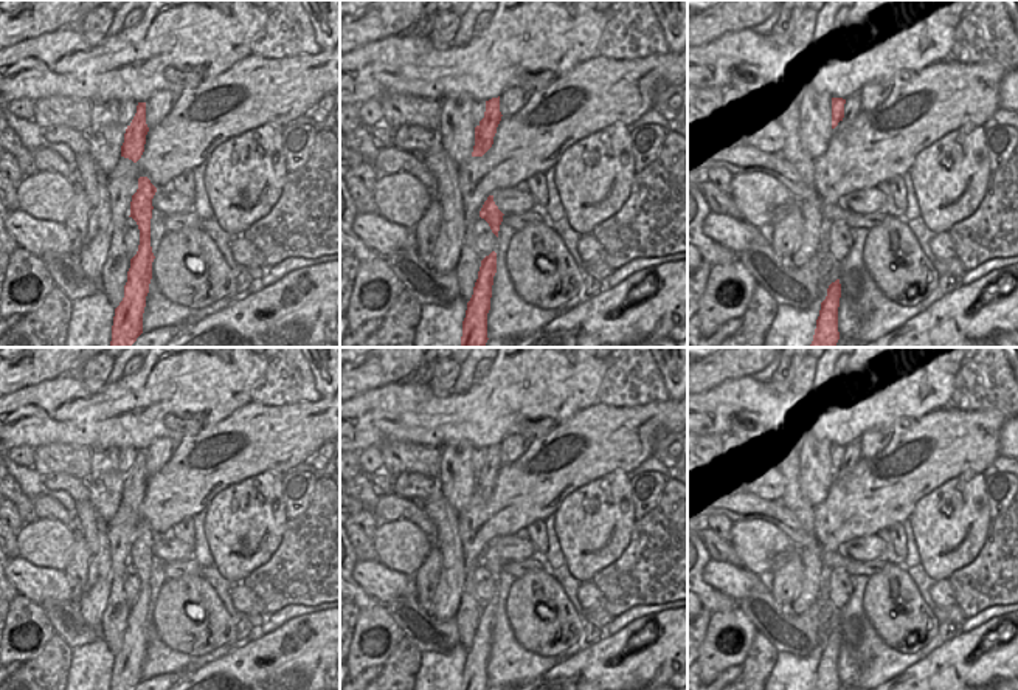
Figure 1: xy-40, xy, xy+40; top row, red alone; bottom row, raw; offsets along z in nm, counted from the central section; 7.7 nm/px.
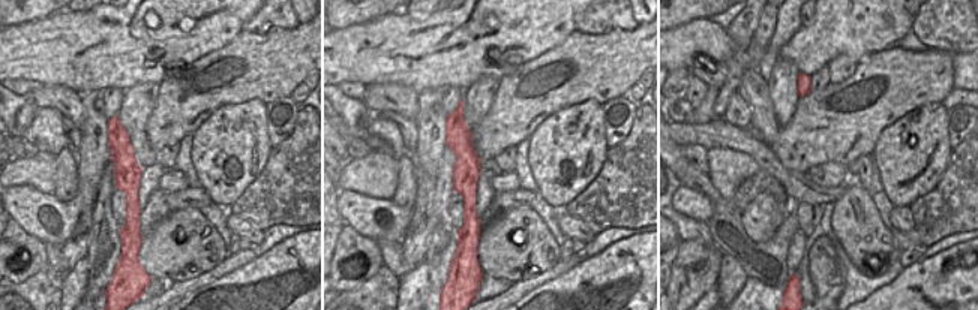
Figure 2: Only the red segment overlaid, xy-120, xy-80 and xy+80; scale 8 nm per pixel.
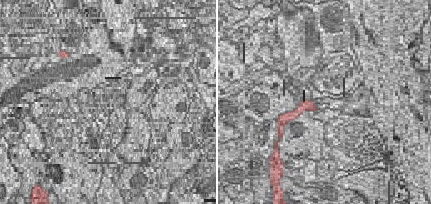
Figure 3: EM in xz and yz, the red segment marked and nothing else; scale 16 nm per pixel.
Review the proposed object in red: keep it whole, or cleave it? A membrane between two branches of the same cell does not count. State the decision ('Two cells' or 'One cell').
Two cells

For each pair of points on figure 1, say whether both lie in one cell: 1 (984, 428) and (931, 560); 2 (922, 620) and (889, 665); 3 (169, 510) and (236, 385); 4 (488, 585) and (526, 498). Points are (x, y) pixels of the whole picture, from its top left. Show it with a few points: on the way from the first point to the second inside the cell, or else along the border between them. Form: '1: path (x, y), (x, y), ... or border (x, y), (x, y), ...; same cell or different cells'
1: border (981, 472), (948, 478), (933, 490); different cells
2: border (872, 628), (902, 653), (916, 653), (933, 639); different cells
3: border (247, 402), (225, 417), (204, 427); different cells
4: border (478, 565), (475, 569), (474, 596), (481, 607); different cells

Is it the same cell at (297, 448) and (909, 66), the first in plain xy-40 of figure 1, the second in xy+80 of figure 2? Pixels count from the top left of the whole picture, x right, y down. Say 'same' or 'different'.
same

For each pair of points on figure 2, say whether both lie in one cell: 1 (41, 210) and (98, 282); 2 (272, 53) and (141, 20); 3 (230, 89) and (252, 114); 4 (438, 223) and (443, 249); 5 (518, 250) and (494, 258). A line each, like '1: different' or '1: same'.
1: different
2: different
3: different
4: same
5: same

